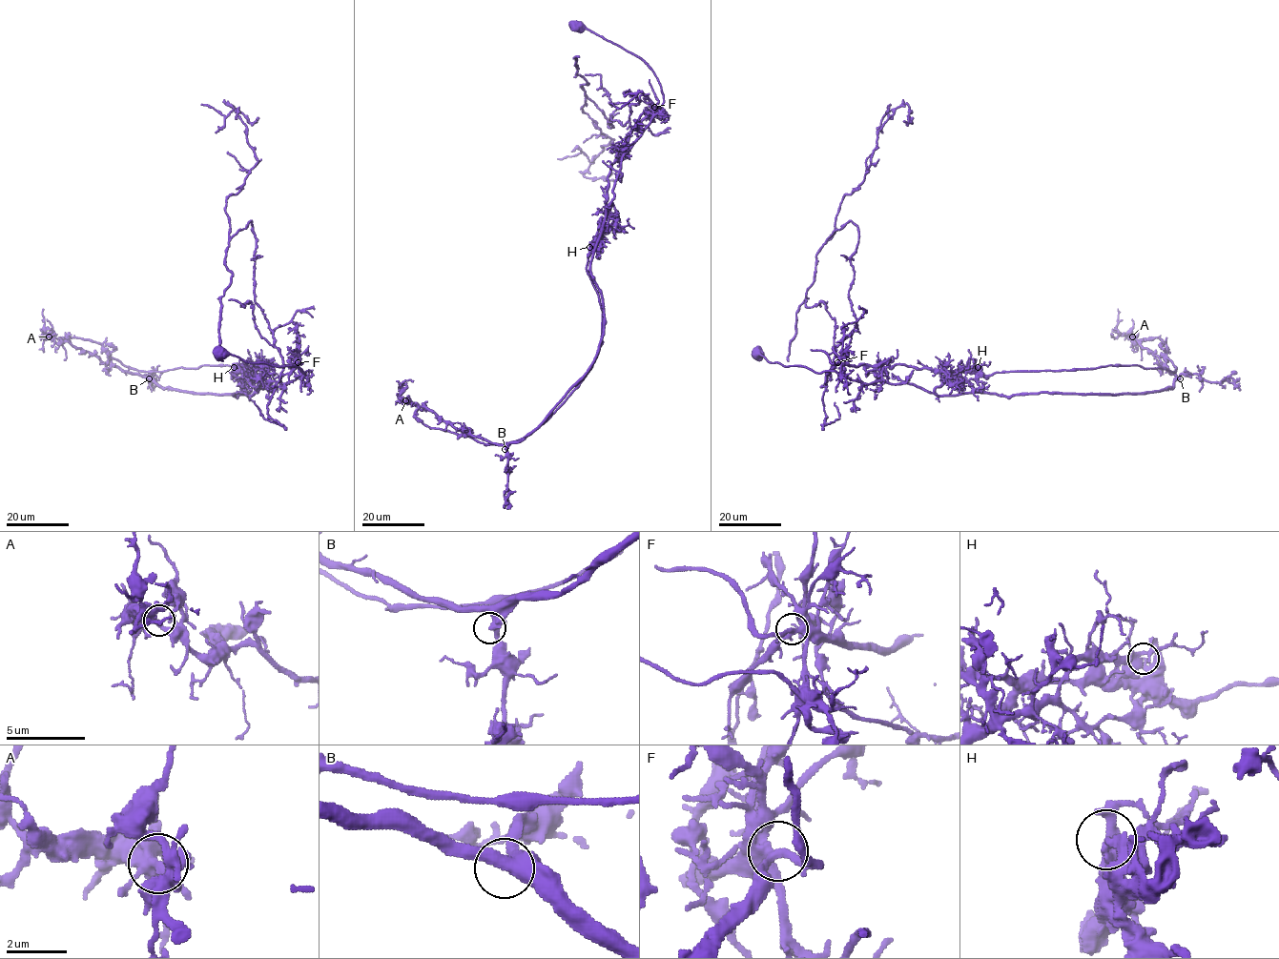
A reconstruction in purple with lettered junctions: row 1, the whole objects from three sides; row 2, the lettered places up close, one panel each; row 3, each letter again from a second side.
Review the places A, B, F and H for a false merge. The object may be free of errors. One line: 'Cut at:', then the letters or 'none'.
Cut at: H

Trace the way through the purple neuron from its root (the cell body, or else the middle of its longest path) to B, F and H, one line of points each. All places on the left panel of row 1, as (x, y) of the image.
B: (218, 351), (307, 371), (237, 396), (248, 393), (197, 395), (149, 378)
F: (218, 351), (226, 350), (251, 363), (297, 365), (304, 373), (307, 371), (304, 374), (299, 371), (298, 362)
H: (218, 351), (226, 350), (247, 362), (307, 371), (302, 374), (297, 364), (254, 364), (246, 372), (234, 367)

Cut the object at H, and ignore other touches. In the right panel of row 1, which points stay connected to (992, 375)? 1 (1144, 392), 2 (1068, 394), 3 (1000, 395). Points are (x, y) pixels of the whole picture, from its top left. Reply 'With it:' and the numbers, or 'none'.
With it: none

